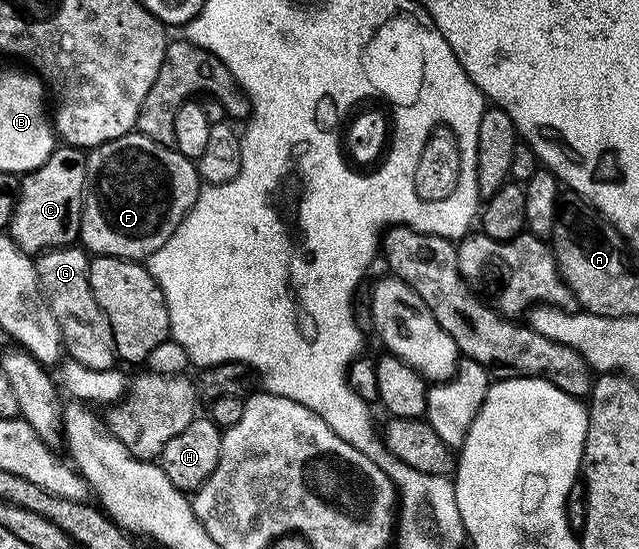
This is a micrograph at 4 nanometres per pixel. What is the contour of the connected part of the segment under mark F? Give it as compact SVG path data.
M132 131L90 150L85 157L87 192L83 198L83 222L79 241L88 254L101 257L126 257L139 261L152 257L177 231L185 215L197 203L201 178L196 162L181 155L172 146L153 143L138 131Z

